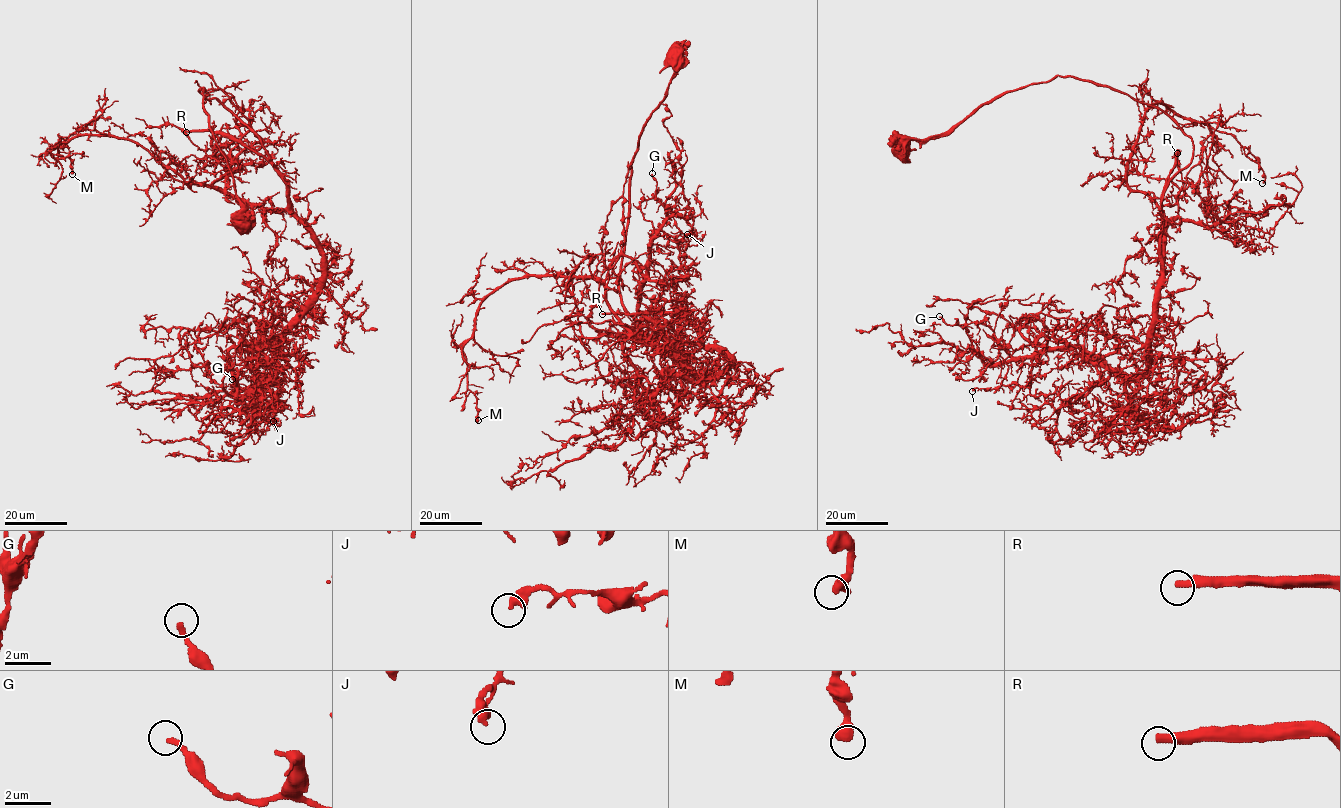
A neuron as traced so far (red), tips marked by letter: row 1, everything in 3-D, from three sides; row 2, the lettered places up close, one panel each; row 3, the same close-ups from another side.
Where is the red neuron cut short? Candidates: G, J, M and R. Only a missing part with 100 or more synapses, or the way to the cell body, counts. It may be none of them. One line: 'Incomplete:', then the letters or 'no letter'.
Incomplete: R

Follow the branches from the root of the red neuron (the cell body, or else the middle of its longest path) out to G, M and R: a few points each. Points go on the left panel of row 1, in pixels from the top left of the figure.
G: (241, 220), (203, 87), (257, 136), (322, 255), (288, 330), (228, 352), (238, 402), (250, 380), (232, 379)
M: (241, 220), (204, 87), (260, 140), (286, 182), (285, 208), (190, 186), (112, 136), (51, 149), (72, 174)
R: (241, 220), (243, 203), (200, 88), (260, 140), (268, 159), (218, 133), (186, 132)

